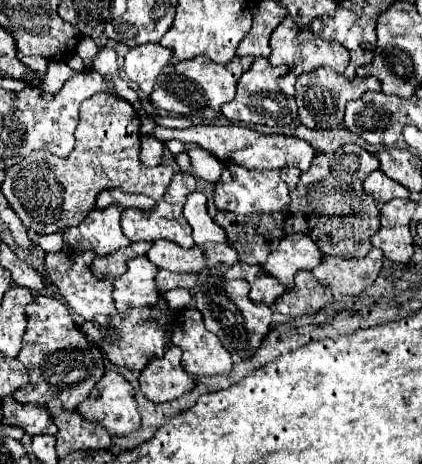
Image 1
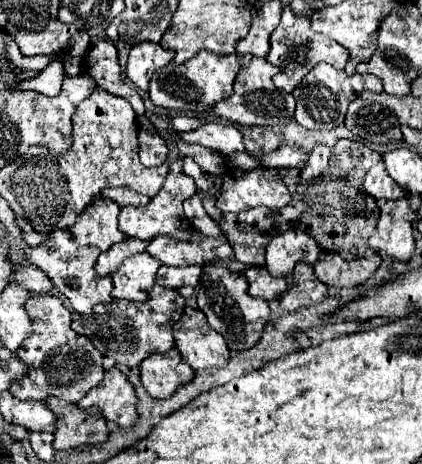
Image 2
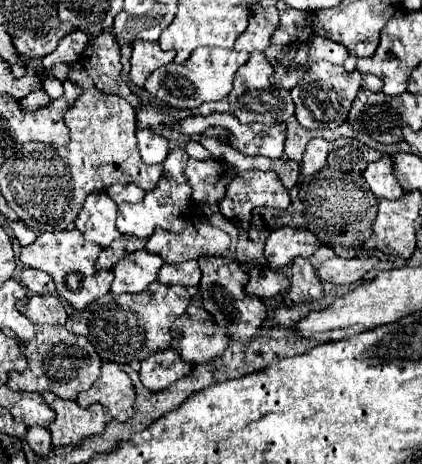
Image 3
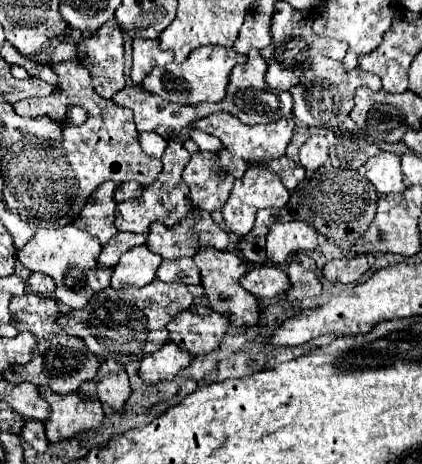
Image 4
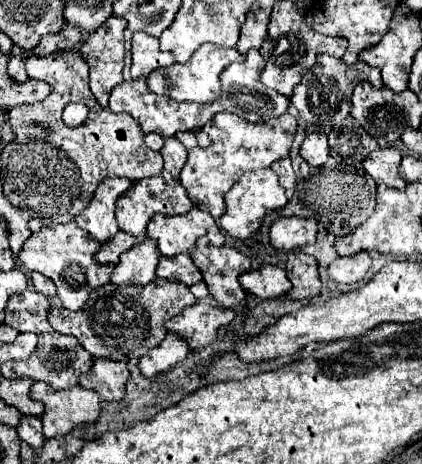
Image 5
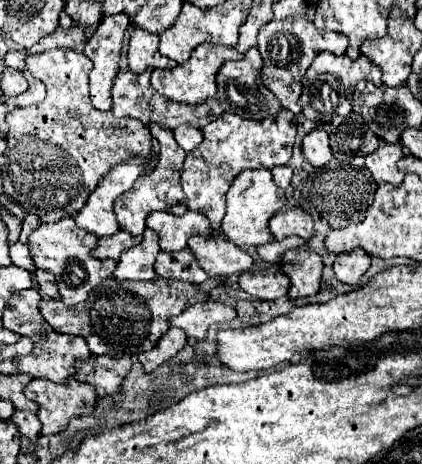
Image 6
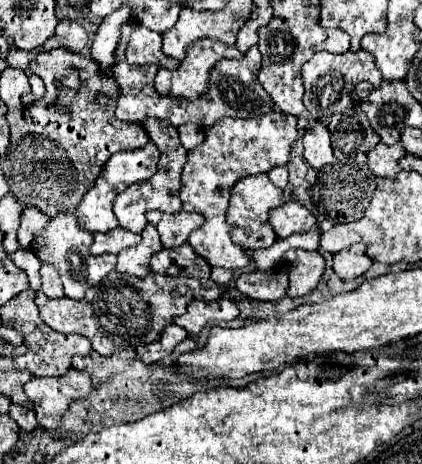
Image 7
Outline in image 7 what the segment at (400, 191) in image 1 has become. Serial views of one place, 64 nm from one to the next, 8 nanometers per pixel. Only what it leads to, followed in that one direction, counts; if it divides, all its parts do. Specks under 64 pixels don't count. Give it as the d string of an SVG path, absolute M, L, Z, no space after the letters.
M378 144L374 150L368 152L368 166L376 176L382 178L392 178L396 176L396 172L400 172L402 168L398 166L398 162L406 156L406 150L402 144L396 146L386 146L386 144Z

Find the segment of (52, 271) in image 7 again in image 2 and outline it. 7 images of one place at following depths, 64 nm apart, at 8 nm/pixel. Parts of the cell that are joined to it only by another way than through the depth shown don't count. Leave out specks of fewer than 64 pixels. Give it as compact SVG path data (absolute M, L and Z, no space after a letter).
M14 266L14 278L16 278L18 284L24 284L34 294L46 294L46 292L54 290L52 280L48 280L48 276L40 268L36 268L36 266L32 266L32 268L20 266L18 270Z

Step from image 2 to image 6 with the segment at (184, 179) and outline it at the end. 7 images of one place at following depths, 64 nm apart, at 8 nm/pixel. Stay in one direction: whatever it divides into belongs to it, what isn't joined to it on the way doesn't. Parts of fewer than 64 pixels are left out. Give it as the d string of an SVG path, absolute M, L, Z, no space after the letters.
M156 122L148 124L150 134L160 142L160 162L158 168L154 170L154 174L136 180L136 184L132 184L132 188L124 194L120 194L114 202L114 212L118 218L118 224L122 230L128 230L130 234L142 234L146 224L146 216L154 210L166 210L172 214L184 214L186 212L186 202L184 202L184 194L182 194L182 186L180 186L180 172L182 172L182 164L186 158L186 152L178 146L178 142L174 140L174 132L170 128L164 128Z

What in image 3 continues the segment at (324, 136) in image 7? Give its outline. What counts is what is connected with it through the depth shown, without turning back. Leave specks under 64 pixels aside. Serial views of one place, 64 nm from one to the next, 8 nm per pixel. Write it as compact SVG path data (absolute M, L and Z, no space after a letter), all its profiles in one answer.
M324 138L310 140L302 156L302 166L300 166L302 176L320 172L326 166L326 158L328 158L328 142Z

